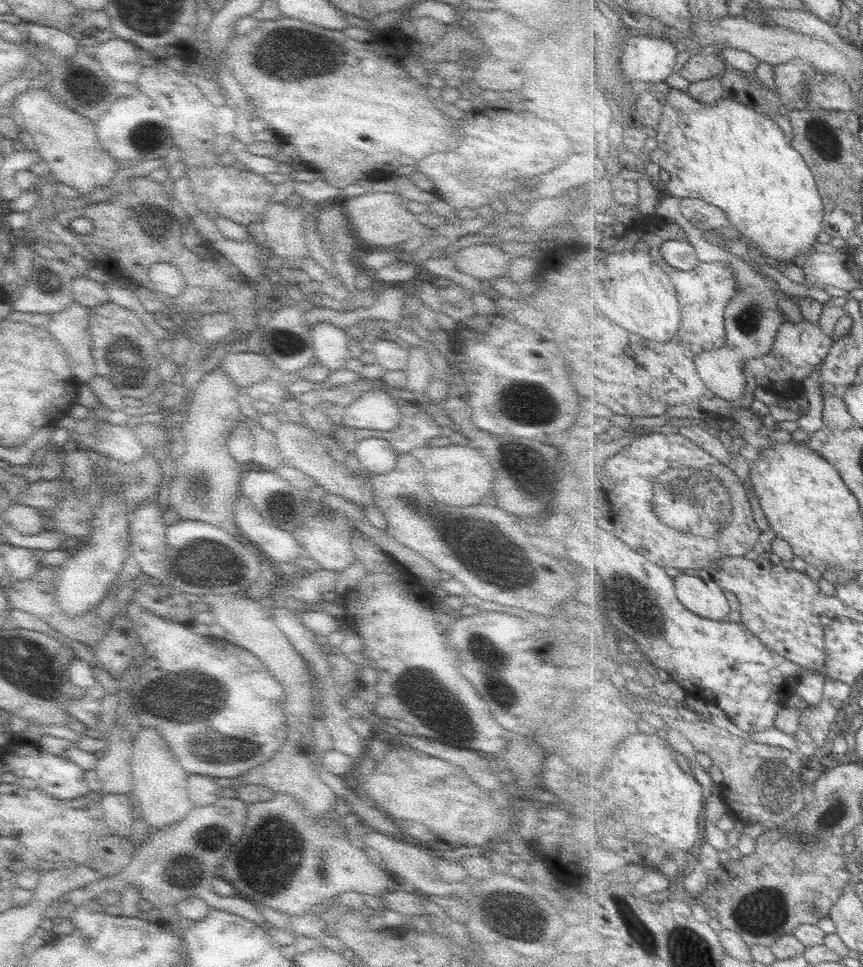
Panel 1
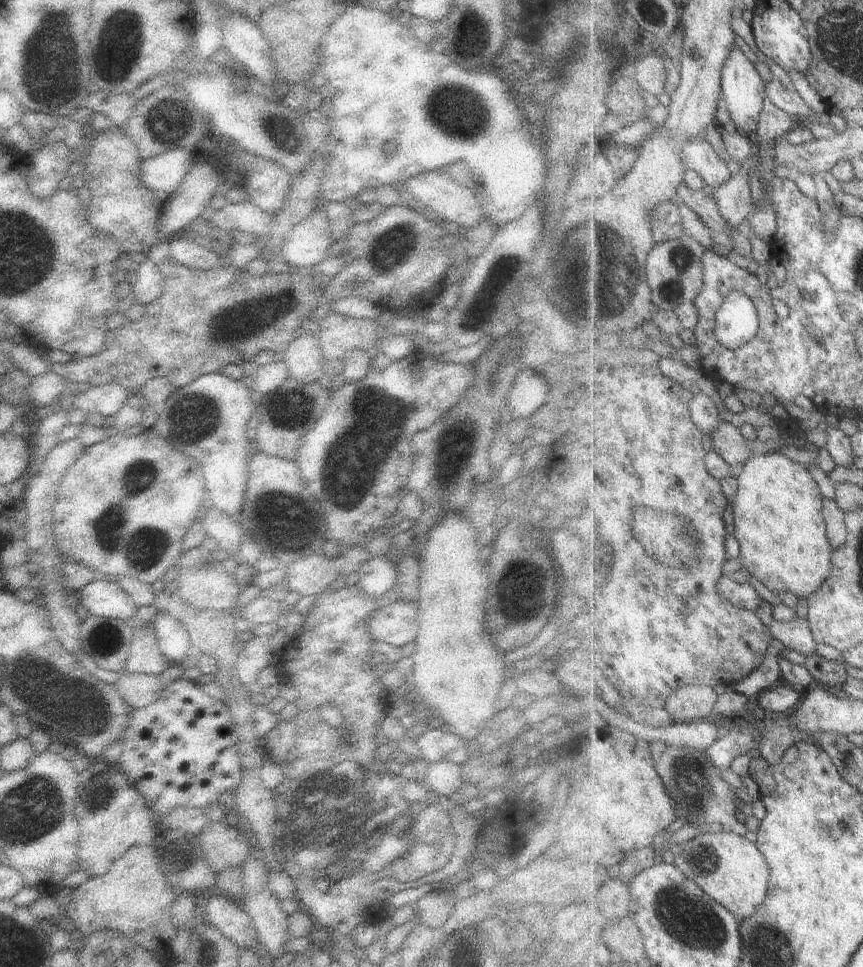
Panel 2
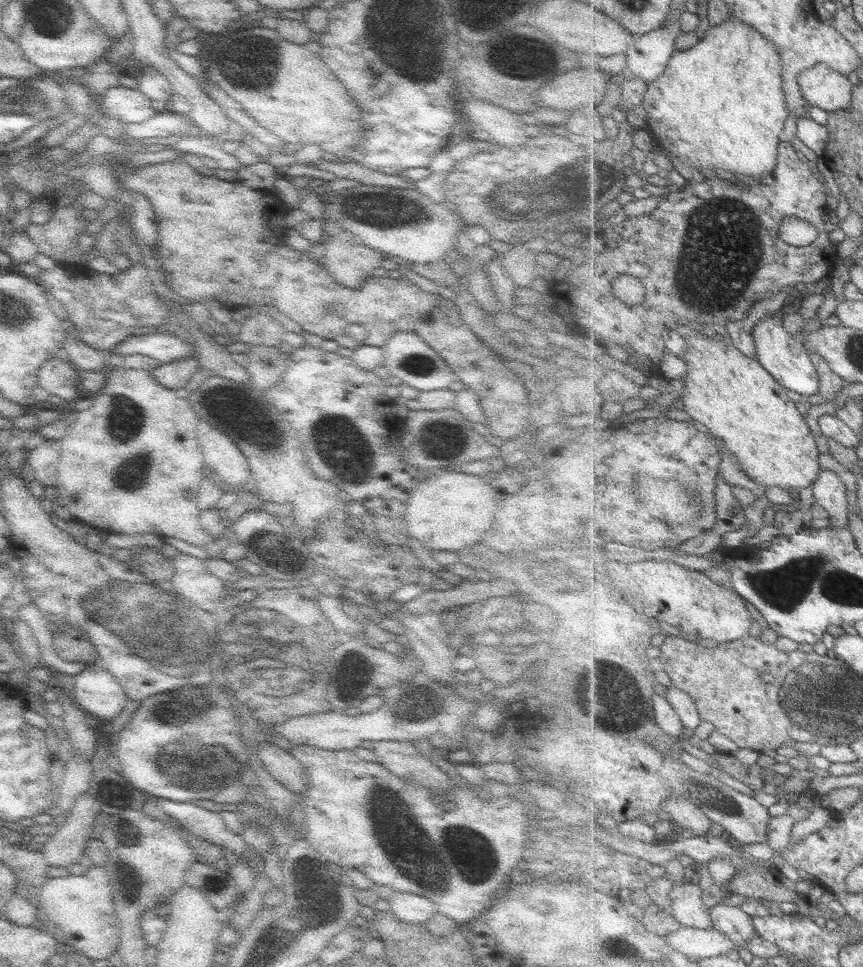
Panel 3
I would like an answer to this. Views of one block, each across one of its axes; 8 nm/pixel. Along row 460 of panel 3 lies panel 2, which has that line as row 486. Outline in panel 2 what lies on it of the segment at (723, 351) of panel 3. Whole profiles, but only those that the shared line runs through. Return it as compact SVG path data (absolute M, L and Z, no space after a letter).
M779 452L751 457L737 478L737 494L730 505L734 516L734 536L739 544L743 568L751 578L761 582L768 590L791 593L806 599L811 597L832 576L832 558L835 554L835 548L828 537L823 511L825 498L819 490L819 483L807 466Z

